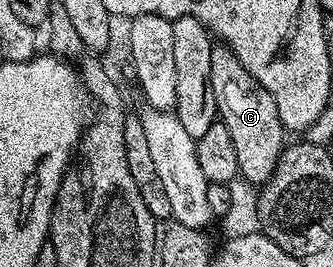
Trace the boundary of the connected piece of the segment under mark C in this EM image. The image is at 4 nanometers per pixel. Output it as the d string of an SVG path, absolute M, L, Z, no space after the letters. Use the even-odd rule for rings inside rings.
M224 44L214 45L211 52L211 80L209 83L211 92L215 92L217 117L231 132L231 142L235 144L235 156L240 177L242 179L245 177L249 182L258 182L258 184L268 182L279 164L281 151L287 145L287 139L285 139L287 131L279 120L279 108L275 108L275 100L253 79L251 72L247 72L247 68L243 68L243 64L235 56L233 49Z

